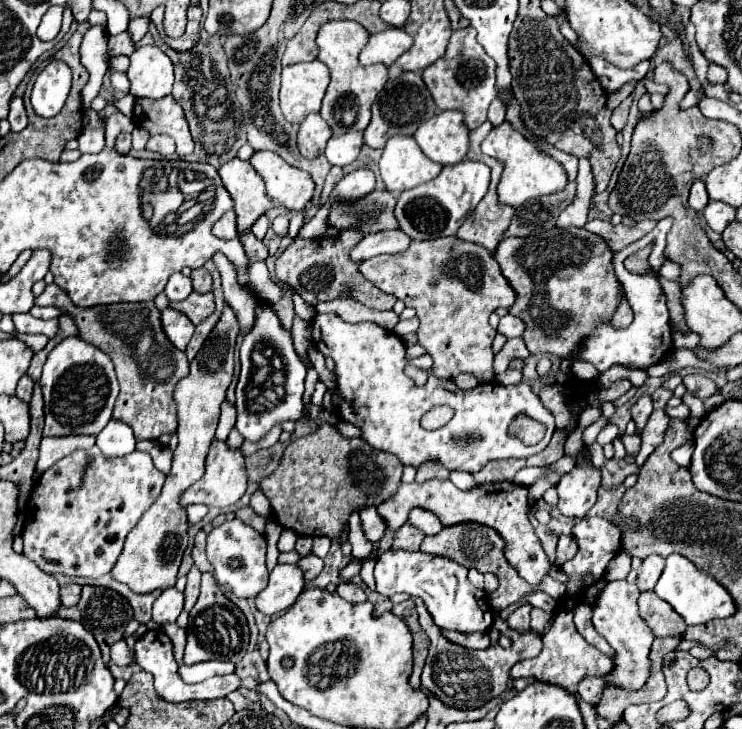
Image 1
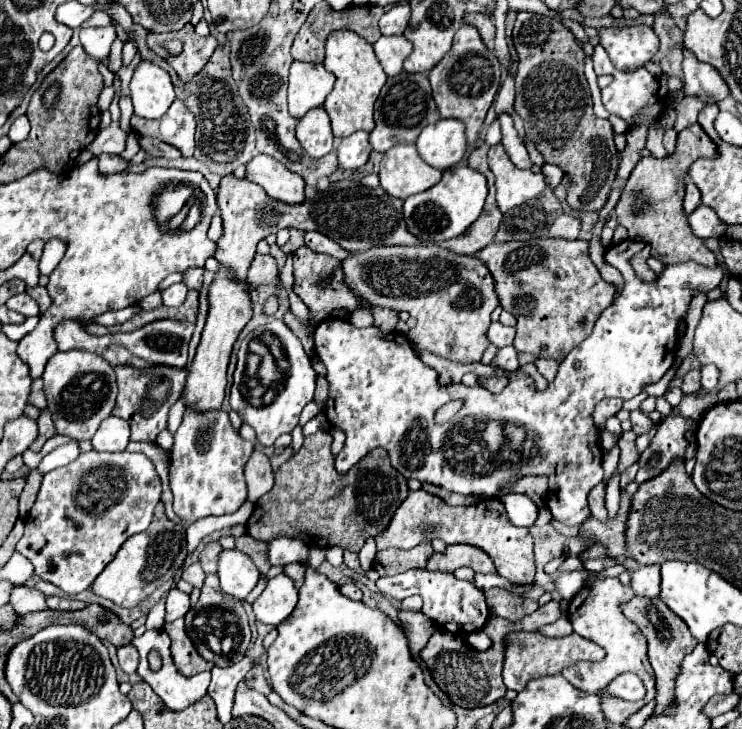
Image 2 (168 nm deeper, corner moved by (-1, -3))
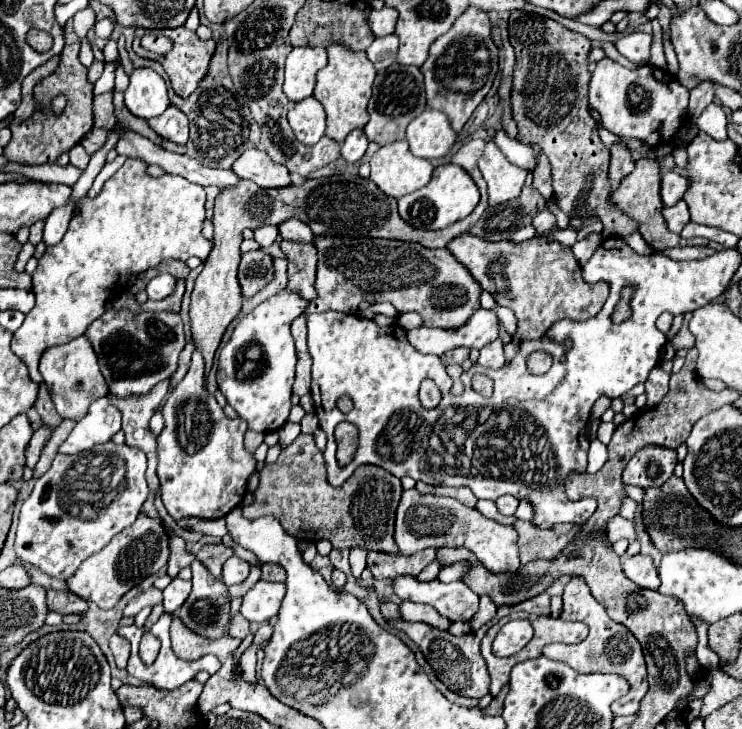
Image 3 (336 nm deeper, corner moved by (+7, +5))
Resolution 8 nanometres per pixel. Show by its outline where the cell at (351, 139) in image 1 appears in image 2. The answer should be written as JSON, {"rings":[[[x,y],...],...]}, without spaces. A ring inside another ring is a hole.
{"rings":[[[364,131],[352,133],[350,137],[340,139],[340,145],[336,149],[338,165],[342,169],[352,169],[352,171],[360,169],[368,161],[370,151],[372,151],[372,147],[368,143],[368,133],[364,133]]]}

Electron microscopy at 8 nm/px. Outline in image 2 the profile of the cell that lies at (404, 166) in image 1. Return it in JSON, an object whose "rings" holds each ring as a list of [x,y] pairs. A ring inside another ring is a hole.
{"rings":[[[396,145],[380,161],[380,185],[398,199],[430,189],[440,177],[442,171],[424,163],[414,145]]]}

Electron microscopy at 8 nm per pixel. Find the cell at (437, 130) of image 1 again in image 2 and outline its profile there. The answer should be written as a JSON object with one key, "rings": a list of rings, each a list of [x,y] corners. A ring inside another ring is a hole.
{"rings":[[[440,119],[424,127],[416,141],[420,157],[440,171],[458,165],[466,153],[464,129],[464,123],[458,119]]]}

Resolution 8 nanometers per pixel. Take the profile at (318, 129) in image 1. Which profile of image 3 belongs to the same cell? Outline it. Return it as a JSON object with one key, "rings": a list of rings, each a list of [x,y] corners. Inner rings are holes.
{"rings":[[[306,97],[288,111],[290,127],[296,135],[296,139],[304,145],[314,145],[324,137],[324,107],[320,107],[320,101],[314,97]]]}

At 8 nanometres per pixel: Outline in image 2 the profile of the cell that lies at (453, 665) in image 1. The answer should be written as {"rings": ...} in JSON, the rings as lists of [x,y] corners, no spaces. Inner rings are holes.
{"rings":[[[550,601],[544,607],[538,607],[538,611],[534,611],[532,615],[528,615],[528,617],[516,621],[516,623],[510,623],[510,621],[506,621],[502,617],[492,615],[483,628],[484,632],[492,634],[490,637],[494,641],[494,645],[488,651],[476,651],[476,649],[468,647],[460,635],[452,635],[452,633],[444,631],[444,629],[438,629],[430,637],[428,645],[420,651],[420,657],[428,665],[436,685],[448,695],[448,699],[454,705],[468,707],[468,709],[472,709],[472,707],[486,707],[486,705],[502,699],[504,693],[506,693],[506,687],[504,687],[504,681],[502,681],[506,637],[512,631],[538,631],[542,625],[554,623],[562,615],[564,615],[564,611],[562,611],[560,601]],[[456,643],[462,643],[462,653],[456,653]]]}

